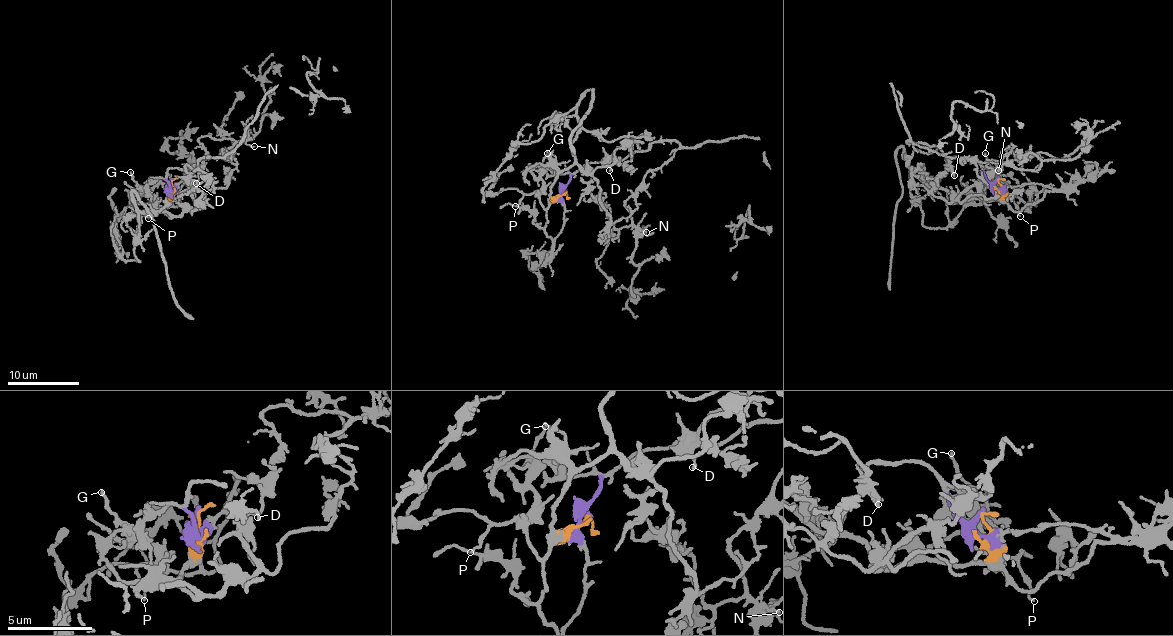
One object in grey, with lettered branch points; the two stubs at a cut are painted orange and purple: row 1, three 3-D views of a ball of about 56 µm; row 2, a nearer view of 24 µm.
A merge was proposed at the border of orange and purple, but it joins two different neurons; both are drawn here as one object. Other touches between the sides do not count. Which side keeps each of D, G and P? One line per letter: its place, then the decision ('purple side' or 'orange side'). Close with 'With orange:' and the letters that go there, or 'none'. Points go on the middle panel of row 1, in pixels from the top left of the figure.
D: at (609, 170); purple side
G: at (547, 153); orange side
P: at (515, 206); orange side
With orange: G, P

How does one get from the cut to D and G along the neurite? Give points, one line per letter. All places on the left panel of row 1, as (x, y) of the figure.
D: (169, 182), (167, 173), (170, 167), (186, 171), (197, 183)
G: (169, 182), (171, 202), (168, 207), (158, 203), (129, 172)

